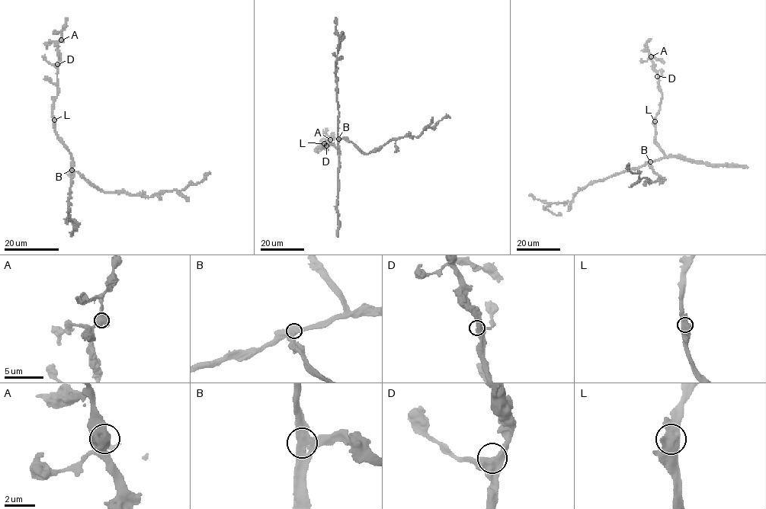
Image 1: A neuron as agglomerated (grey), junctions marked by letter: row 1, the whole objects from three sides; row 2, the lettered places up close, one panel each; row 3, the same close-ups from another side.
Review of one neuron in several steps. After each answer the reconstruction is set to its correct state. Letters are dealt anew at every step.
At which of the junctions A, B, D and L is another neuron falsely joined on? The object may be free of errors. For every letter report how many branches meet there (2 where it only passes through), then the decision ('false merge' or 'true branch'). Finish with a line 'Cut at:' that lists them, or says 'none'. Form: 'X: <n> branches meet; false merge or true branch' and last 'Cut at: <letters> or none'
A: 3 branches meet; true branch
B: 3 branches meet; true branch
D: 3 branches meet; true branch
L: 3 branches meet; true branch
Cut at: none

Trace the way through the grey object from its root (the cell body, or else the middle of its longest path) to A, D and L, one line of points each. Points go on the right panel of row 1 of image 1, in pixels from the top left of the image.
A: (654, 161), (659, 161), (664, 153), (655, 141), (655, 116), (661, 101), (661, 90), (659, 77), (651, 56)
D: (654, 161), (659, 161), (664, 156), (663, 150), (655, 141), (655, 116), (661, 101), (657, 76)
L: (654, 161), (659, 161), (664, 156), (663, 150), (655, 141), (655, 121)

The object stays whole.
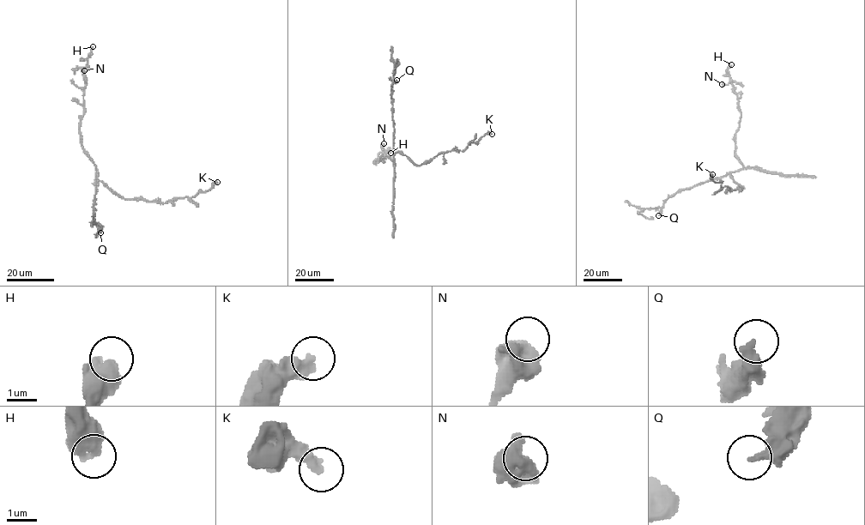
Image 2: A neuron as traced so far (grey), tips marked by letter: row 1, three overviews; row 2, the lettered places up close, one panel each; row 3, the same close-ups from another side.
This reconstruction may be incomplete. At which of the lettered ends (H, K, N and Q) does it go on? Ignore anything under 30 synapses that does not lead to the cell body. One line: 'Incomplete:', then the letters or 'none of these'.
Incomplete: none of these

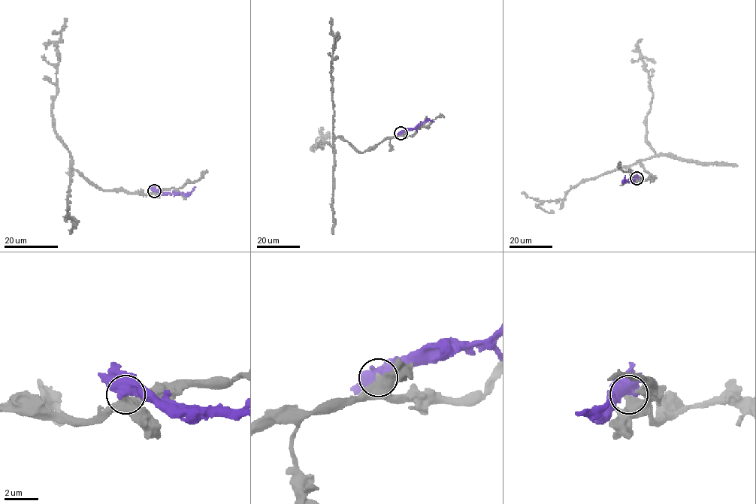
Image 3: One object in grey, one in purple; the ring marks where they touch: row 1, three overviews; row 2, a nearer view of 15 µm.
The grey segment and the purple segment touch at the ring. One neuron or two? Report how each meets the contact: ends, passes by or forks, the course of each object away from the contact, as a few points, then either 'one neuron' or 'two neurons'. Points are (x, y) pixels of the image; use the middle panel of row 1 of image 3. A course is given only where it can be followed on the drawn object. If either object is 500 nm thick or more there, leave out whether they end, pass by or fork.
grey runs (400, 133), (362, 152), (339, 137), (334, 151), (328, 143), (319, 146), (328, 134), (330, 138); purple runs (400, 133), (414, 129), (424, 121), (433, 122); two neurons

